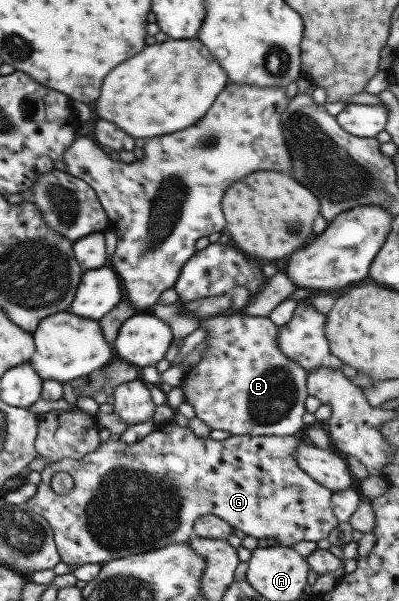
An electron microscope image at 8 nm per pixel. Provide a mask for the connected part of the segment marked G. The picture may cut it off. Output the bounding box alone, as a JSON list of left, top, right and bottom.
[24,419,337,571]

